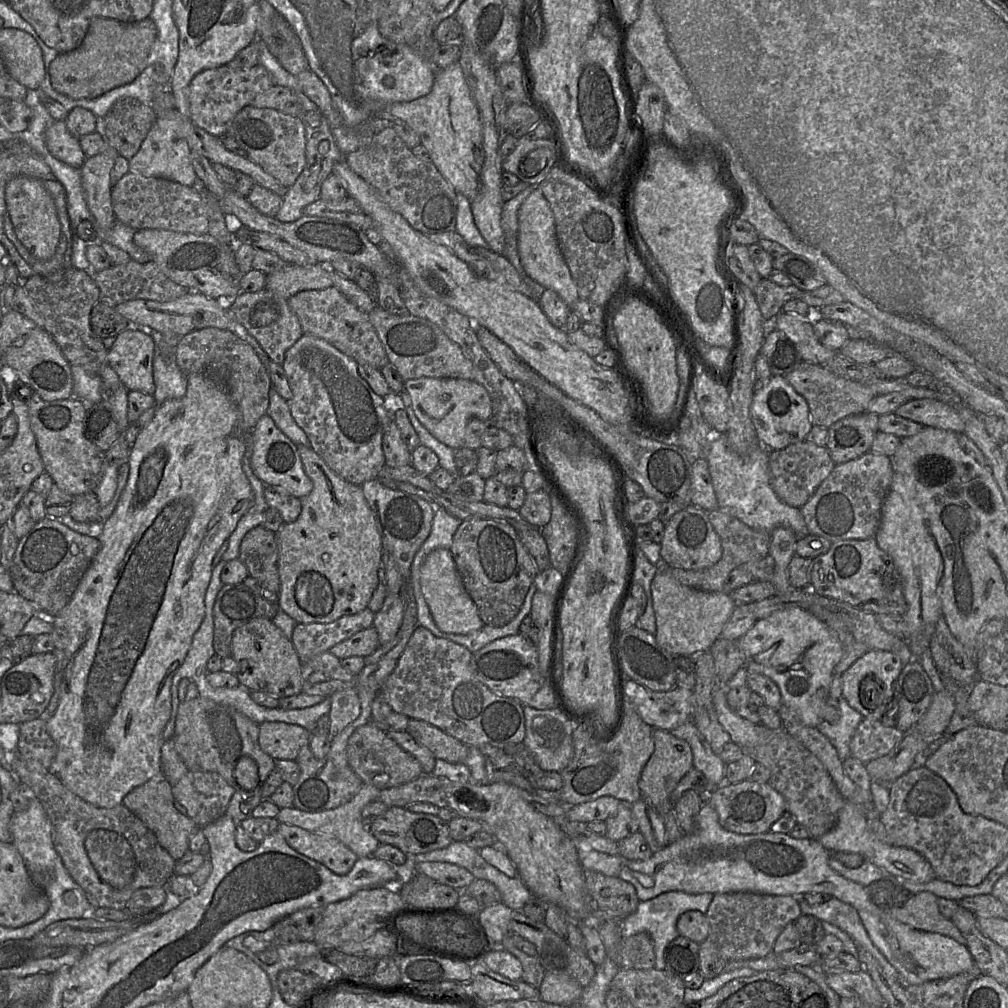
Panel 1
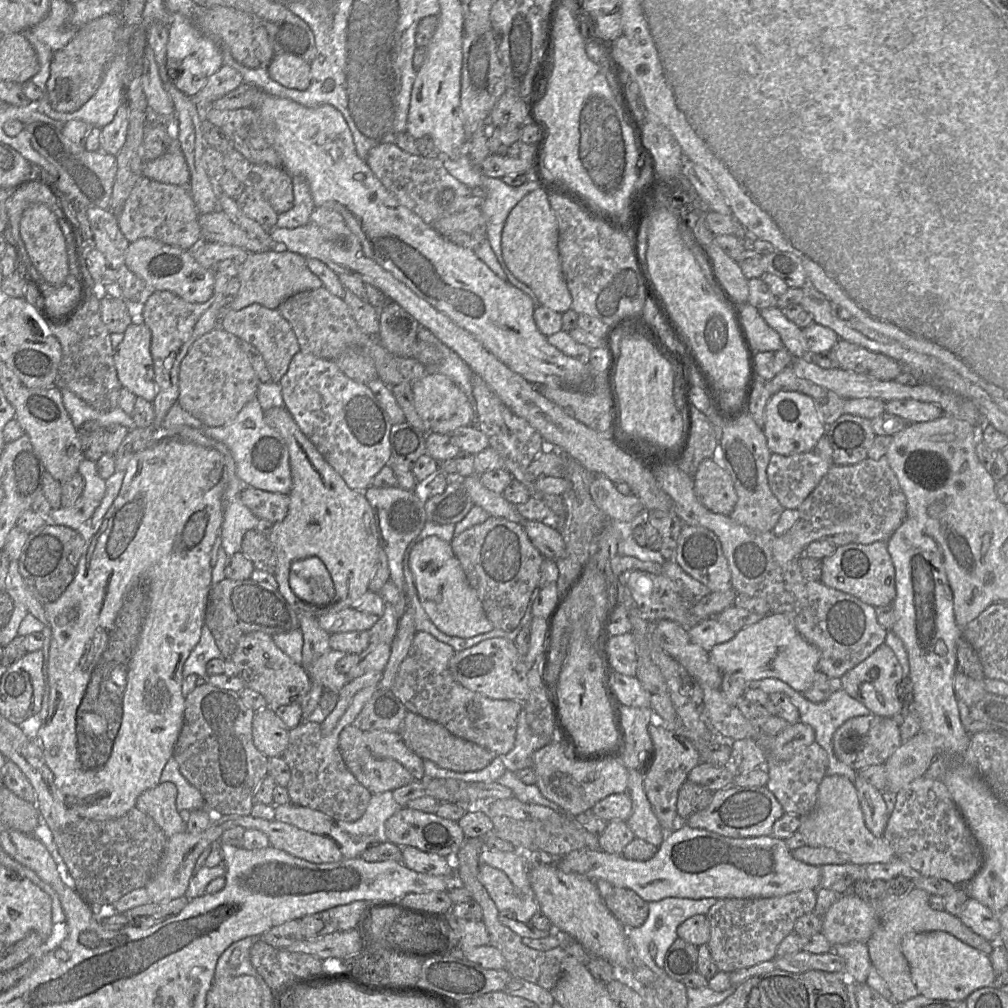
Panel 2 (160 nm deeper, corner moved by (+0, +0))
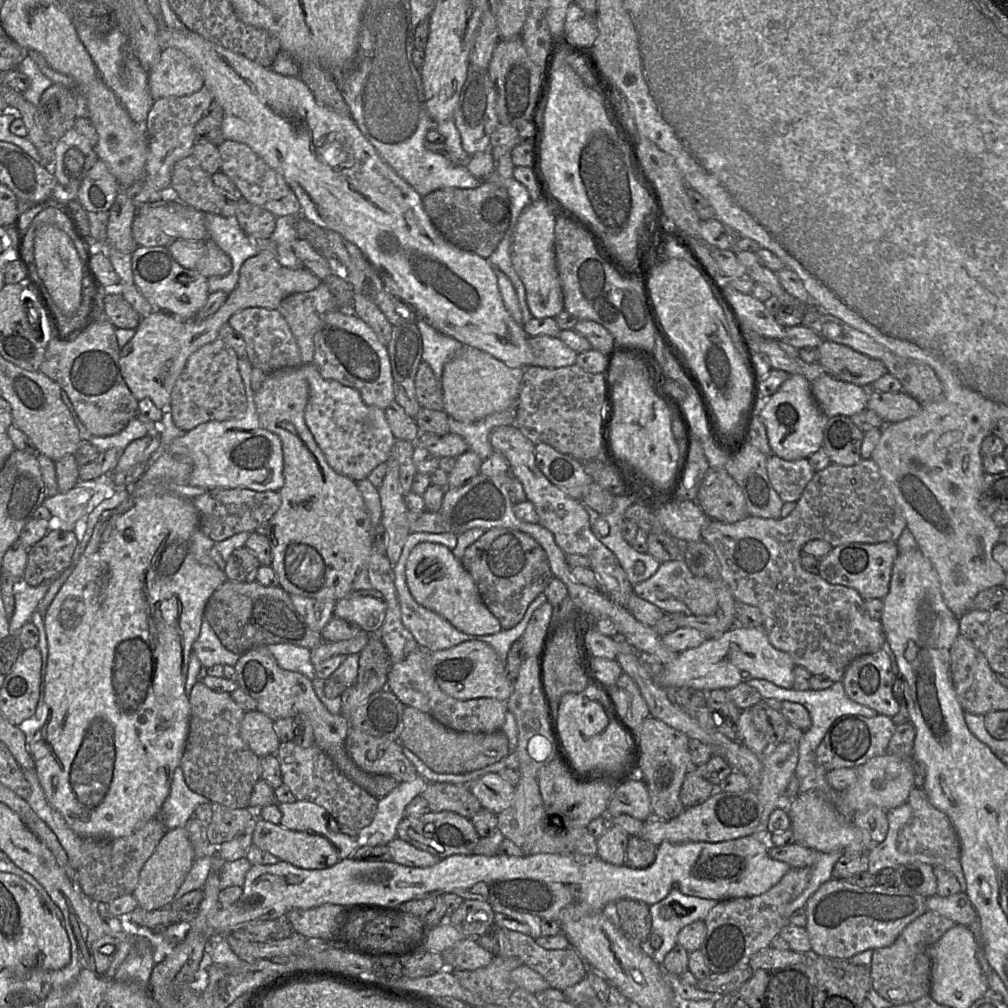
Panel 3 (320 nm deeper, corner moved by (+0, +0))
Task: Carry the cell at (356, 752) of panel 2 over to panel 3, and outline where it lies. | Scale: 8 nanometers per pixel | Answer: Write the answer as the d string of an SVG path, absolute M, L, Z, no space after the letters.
M267 646L256 647L241 654L234 668L239 687L256 701L256 710L273 721L304 714L311 722L315 744L331 758L348 779L368 794L380 799L401 783L399 779L389 775L367 773L352 761L345 748L345 741L351 728L350 722L342 714L332 714L327 710L316 695L309 678L299 672L282 669Z

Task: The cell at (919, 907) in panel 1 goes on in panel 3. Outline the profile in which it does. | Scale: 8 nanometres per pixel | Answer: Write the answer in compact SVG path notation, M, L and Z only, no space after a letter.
M927 911L909 923L892 945L874 949L870 965L872 988L892 1005L911 1003L929 995L931 959L928 949L955 925L949 918Z

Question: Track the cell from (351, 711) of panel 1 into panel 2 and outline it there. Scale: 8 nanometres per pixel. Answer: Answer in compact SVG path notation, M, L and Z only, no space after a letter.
M330 650L319 657L306 671L311 681L314 681L325 690L339 693L347 683L347 675L340 673L336 663L347 653L337 650Z

